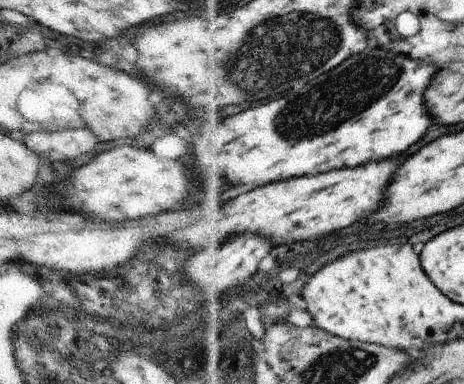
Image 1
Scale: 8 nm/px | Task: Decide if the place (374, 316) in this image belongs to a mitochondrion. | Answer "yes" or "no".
no

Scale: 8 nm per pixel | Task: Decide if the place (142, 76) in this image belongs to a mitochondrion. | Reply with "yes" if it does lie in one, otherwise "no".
no

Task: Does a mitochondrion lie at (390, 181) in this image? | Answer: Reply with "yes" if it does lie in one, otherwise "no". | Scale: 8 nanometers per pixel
no

